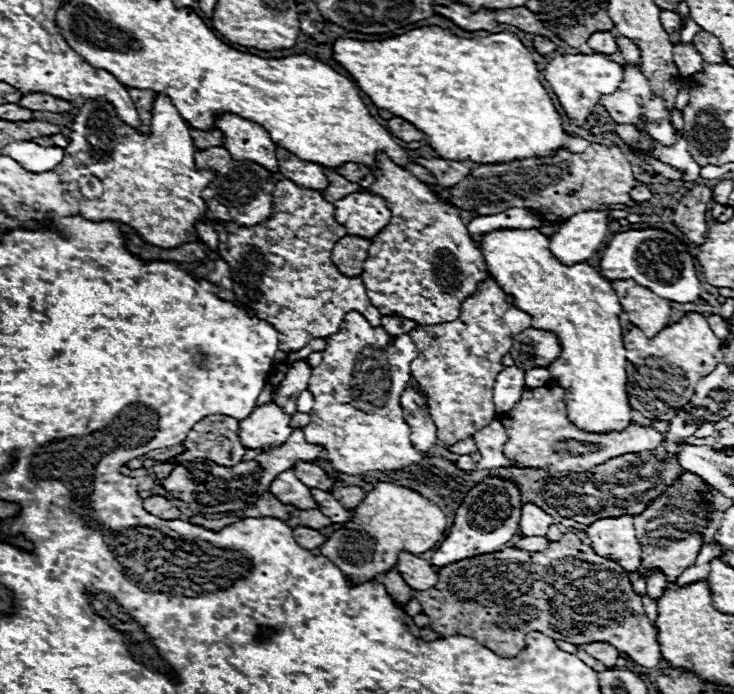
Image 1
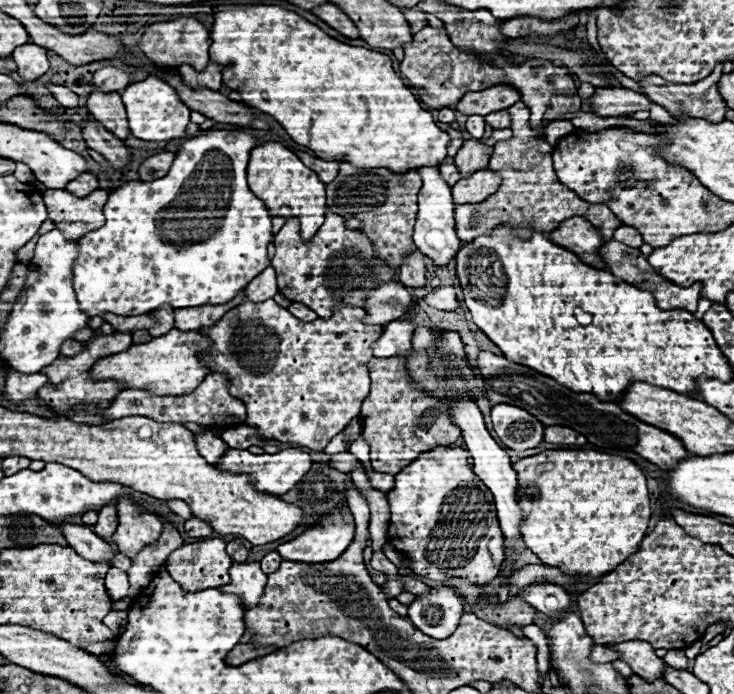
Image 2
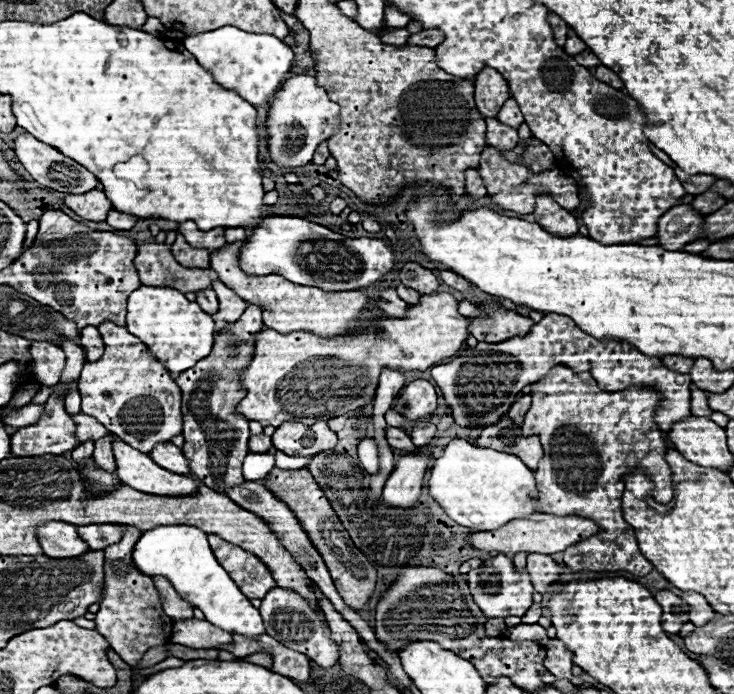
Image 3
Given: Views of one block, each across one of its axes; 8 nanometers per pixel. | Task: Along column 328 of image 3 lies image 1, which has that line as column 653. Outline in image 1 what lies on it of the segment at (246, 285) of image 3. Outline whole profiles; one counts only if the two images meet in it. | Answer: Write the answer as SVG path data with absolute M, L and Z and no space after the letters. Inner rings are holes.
M618 280L612 284L630 322L640 328L648 338L654 338L668 326L672 316L670 300L656 296L652 290L636 284L634 280Z

